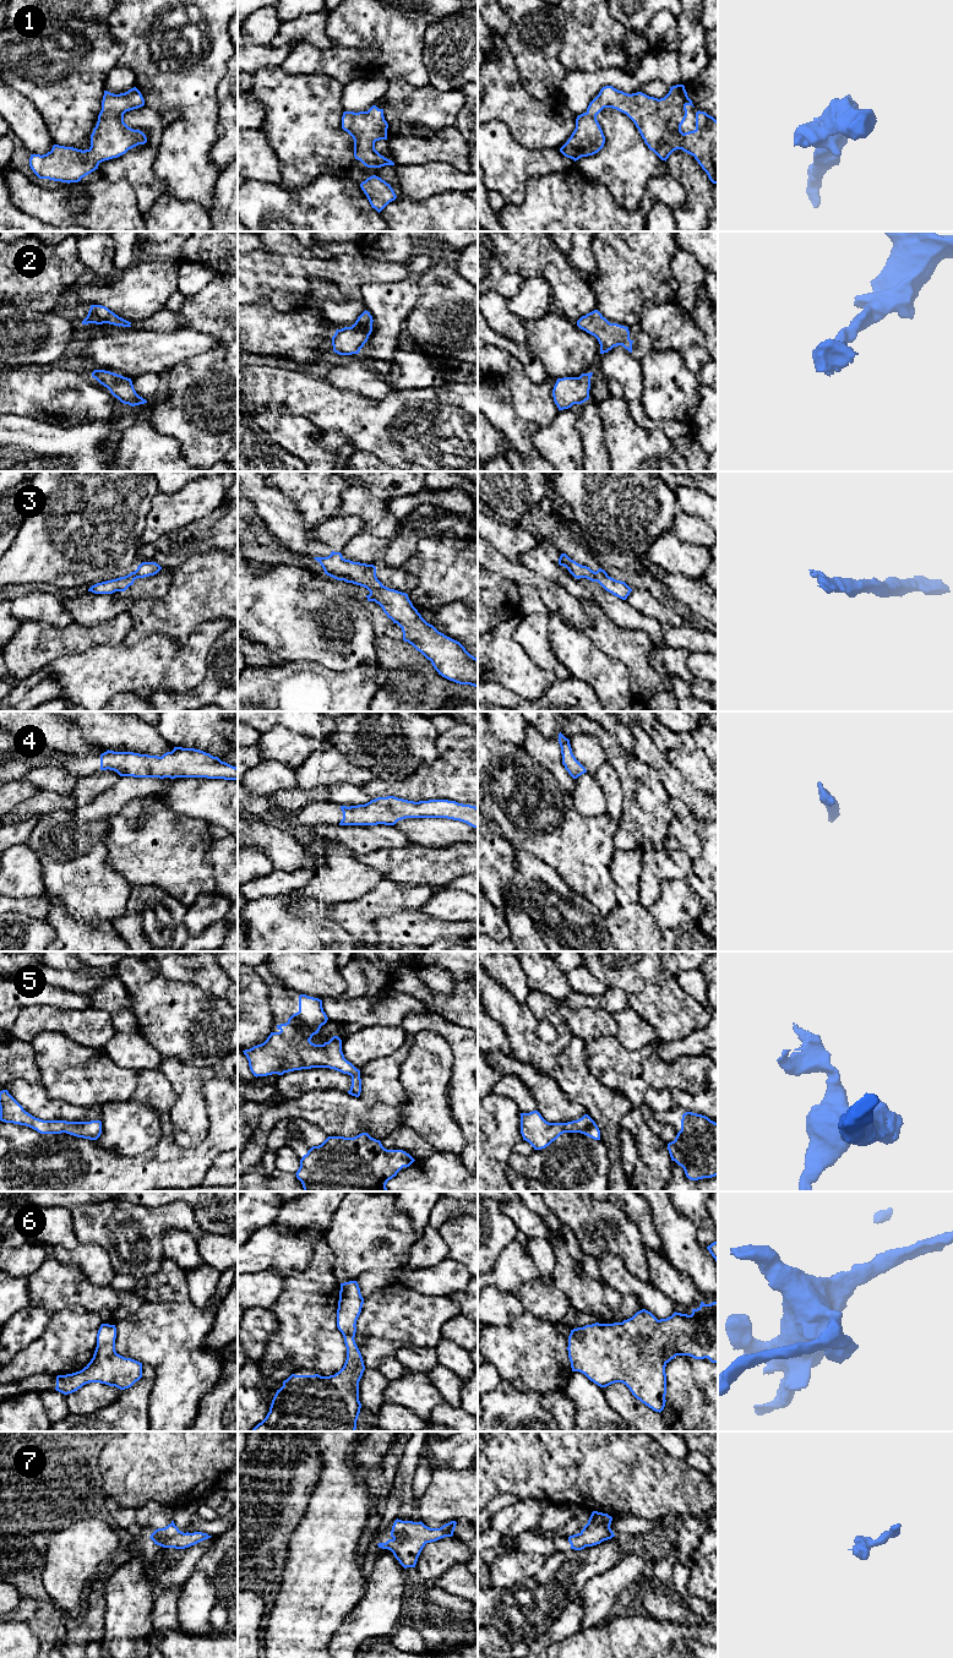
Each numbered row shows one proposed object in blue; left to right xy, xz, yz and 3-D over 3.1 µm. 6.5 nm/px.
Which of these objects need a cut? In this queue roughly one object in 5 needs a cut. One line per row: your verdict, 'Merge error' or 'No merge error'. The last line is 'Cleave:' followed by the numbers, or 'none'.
1: No merge error
2: No merge error
3: No merge error
4: No merge error
5: No merge error
6: No merge error
7: No merge error
Cleave: none

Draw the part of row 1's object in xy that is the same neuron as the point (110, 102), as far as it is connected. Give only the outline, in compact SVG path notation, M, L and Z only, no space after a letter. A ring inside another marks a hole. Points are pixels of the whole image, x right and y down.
M136 87L120 94L104 91L102 110L91 135L91 147L82 151L54 144L47 154L31 154L31 169L39 179L67 184L81 181L98 169L102 162L118 158L147 142L142 131L134 130L124 122L126 111L143 105L145 99Z

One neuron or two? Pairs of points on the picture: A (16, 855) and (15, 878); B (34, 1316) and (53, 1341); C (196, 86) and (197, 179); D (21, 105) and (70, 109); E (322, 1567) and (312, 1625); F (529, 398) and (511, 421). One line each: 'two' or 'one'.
A: one
B: two
C: one
D: two
E: one
F: two

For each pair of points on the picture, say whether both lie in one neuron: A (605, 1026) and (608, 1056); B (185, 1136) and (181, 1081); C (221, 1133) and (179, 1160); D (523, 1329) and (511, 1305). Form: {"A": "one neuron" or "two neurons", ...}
{"A": "two neurons", "B": "one neuron", "C": "one neuron", "D": "two neurons"}

